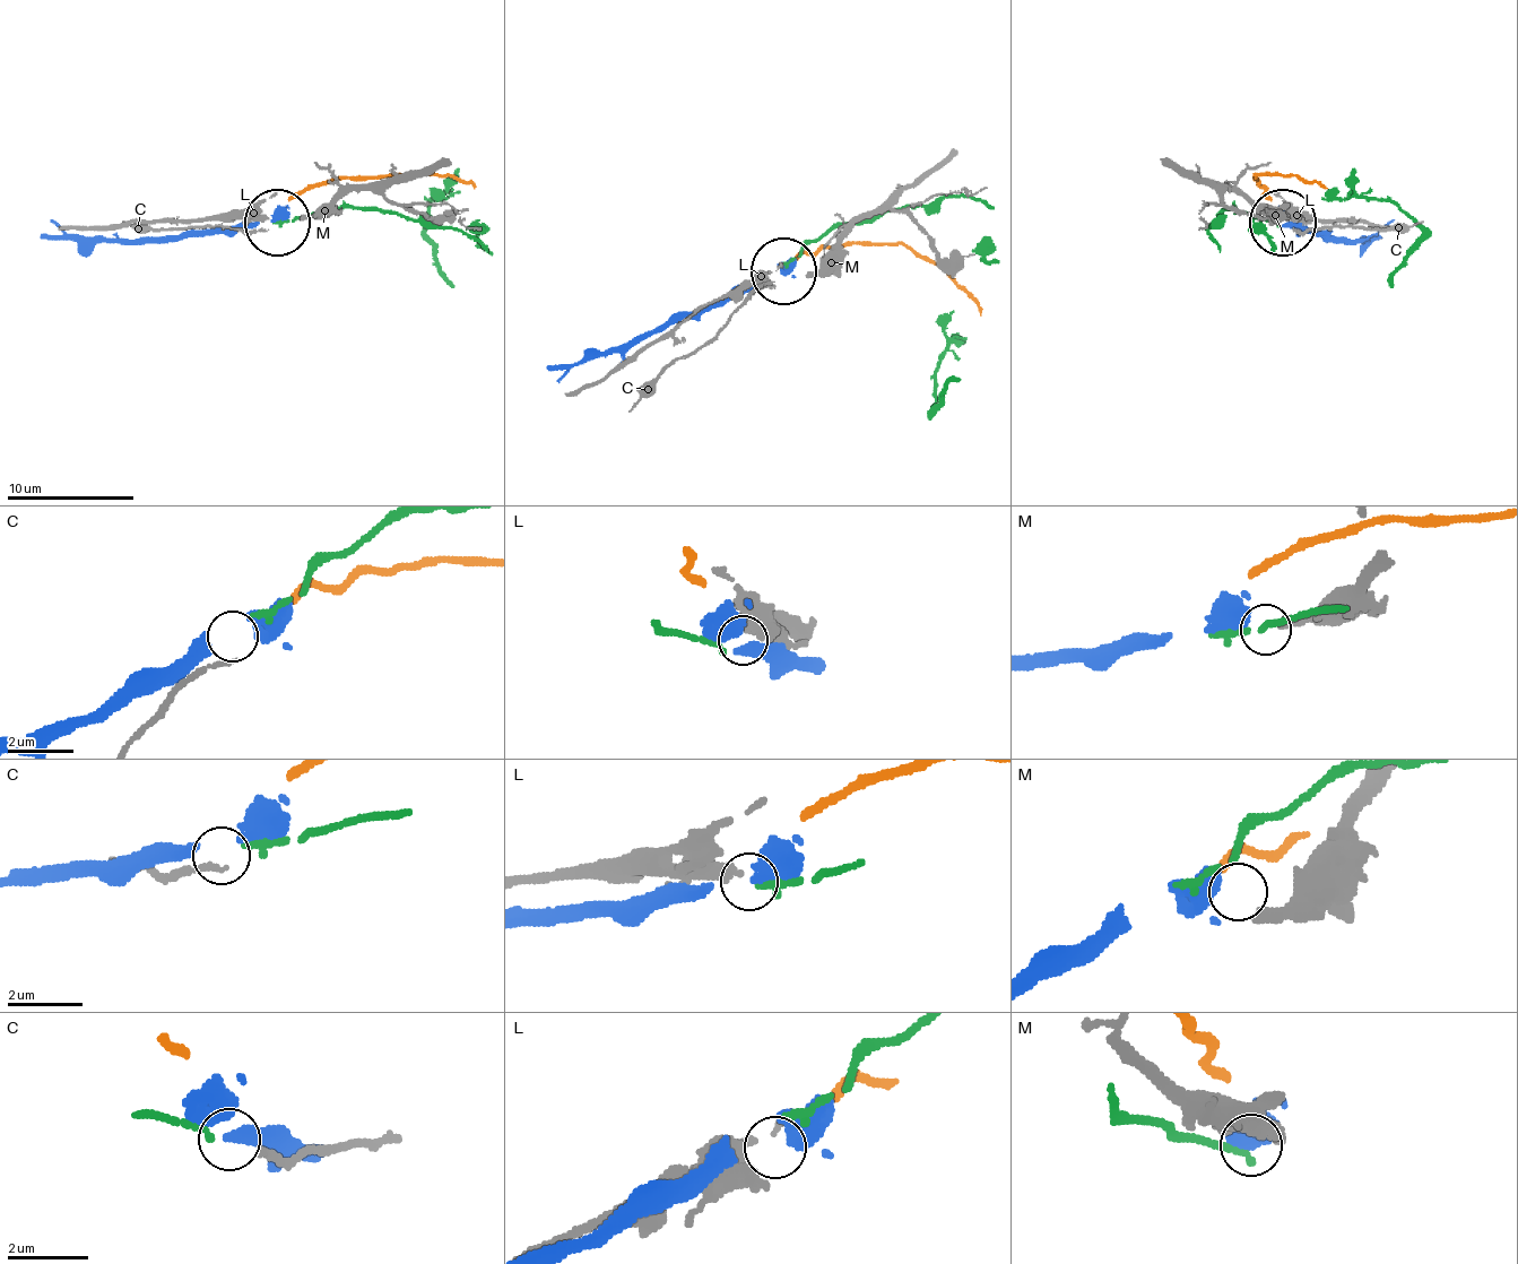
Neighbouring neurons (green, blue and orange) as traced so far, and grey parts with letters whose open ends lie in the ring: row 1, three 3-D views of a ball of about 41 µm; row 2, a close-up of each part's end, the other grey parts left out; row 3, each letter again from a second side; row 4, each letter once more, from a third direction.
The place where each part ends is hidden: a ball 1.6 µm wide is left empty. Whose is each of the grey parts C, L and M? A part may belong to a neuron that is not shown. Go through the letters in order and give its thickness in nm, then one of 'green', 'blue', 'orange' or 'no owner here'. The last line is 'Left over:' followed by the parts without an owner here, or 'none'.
C: 120 nm thick; green
L: 420 nm thick; no owner here
M: 320 nm thick; blue
Left over: L

